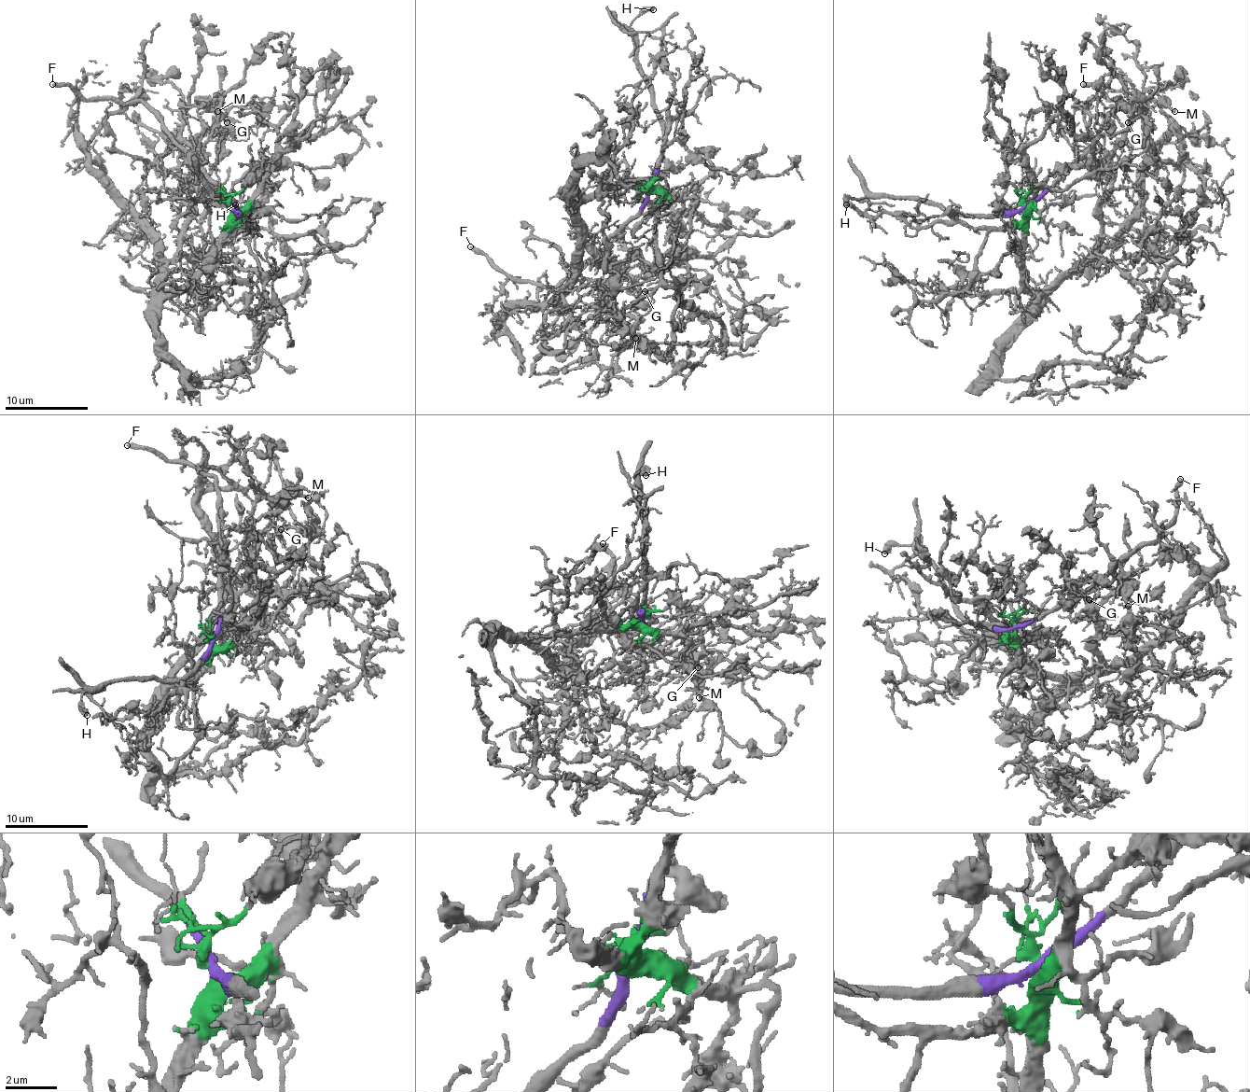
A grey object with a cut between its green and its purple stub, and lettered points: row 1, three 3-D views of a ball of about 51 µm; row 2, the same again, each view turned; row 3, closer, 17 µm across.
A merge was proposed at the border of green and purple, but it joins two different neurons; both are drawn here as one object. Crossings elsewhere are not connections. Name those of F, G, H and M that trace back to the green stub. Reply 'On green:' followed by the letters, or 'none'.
On green: G, M

